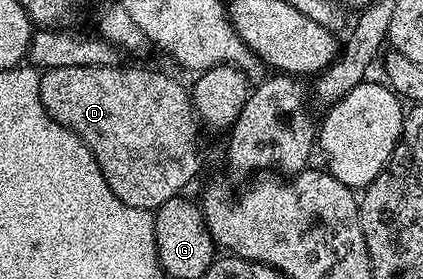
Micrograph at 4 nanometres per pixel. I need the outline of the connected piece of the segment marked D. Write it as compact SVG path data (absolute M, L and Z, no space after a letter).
M70 67L69 69L49 69L43 71L39 76L41 81L41 105L53 117L53 121L62 123L64 127L75 134L86 147L91 150L109 189L125 205L133 205L133 209L145 209L154 212L155 208L165 205L165 201L176 198L191 183L191 178L199 171L199 159L195 154L199 151L199 131L201 124L191 106L191 96L186 86L182 87L175 79L170 79L167 75L162 75L159 71L142 71L139 67Z

